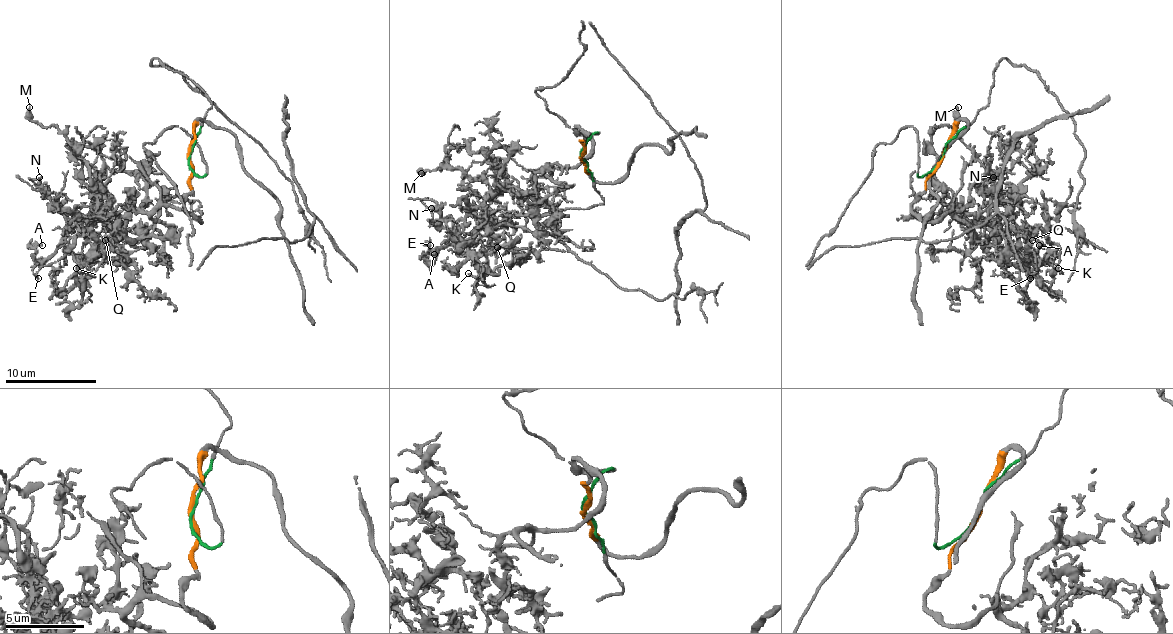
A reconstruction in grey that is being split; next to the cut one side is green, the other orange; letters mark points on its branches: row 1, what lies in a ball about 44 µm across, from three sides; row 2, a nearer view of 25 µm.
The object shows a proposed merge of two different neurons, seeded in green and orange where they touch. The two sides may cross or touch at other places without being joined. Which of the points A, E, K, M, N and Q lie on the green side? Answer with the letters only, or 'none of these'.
none of these

